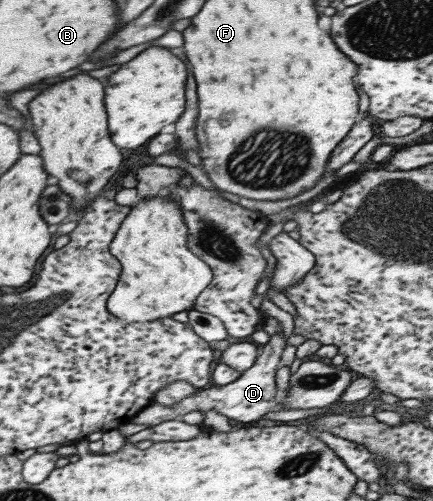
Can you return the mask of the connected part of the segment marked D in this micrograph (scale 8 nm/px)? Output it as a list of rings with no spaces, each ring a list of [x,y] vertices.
[[[279,330],[275,334],[268,336],[268,341],[259,346],[258,355],[255,357],[253,365],[243,371],[237,377],[237,380],[225,384],[225,386],[208,385],[201,387],[196,389],[195,393],[185,396],[181,401],[177,401],[177,403],[171,406],[163,406],[153,400],[139,412],[135,413],[135,416],[130,418],[130,422],[133,424],[145,424],[145,426],[151,427],[165,420],[179,419],[182,414],[187,414],[187,412],[204,413],[207,410],[213,410],[213,412],[217,412],[217,414],[221,414],[221,416],[227,419],[243,422],[247,425],[257,423],[262,420],[265,414],[282,410],[281,404],[277,400],[278,392],[274,383],[274,374],[278,368],[284,347],[285,337],[281,330]]]

